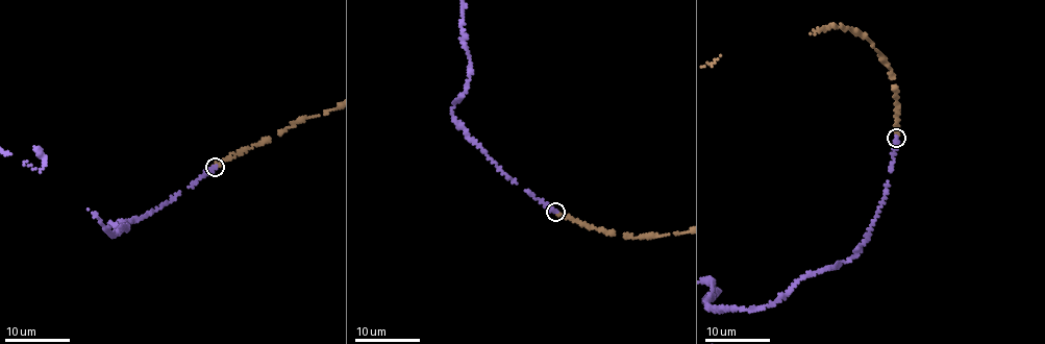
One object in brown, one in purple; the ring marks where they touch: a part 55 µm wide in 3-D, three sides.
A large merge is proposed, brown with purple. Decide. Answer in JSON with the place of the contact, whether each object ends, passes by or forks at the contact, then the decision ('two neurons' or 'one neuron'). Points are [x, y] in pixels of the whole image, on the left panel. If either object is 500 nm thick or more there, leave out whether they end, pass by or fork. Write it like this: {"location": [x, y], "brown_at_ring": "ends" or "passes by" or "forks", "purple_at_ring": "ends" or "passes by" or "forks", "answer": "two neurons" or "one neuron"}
{"location": [215, 167], "brown_at_ring": "ends", "purple_at_ring": "ends", "answer": "two neurons"}

